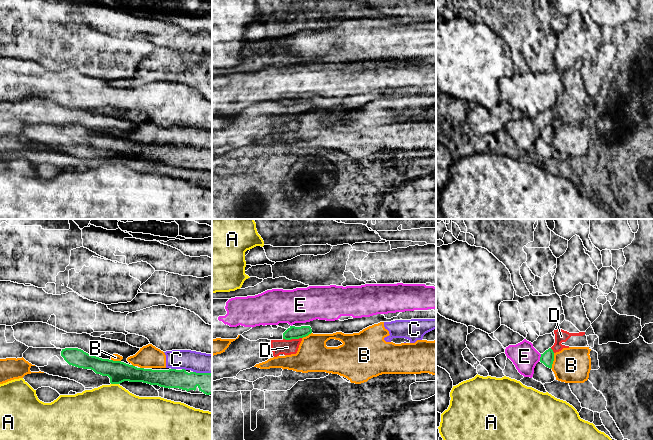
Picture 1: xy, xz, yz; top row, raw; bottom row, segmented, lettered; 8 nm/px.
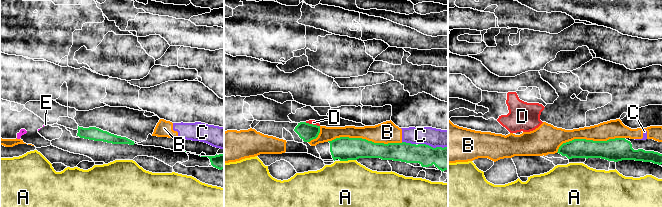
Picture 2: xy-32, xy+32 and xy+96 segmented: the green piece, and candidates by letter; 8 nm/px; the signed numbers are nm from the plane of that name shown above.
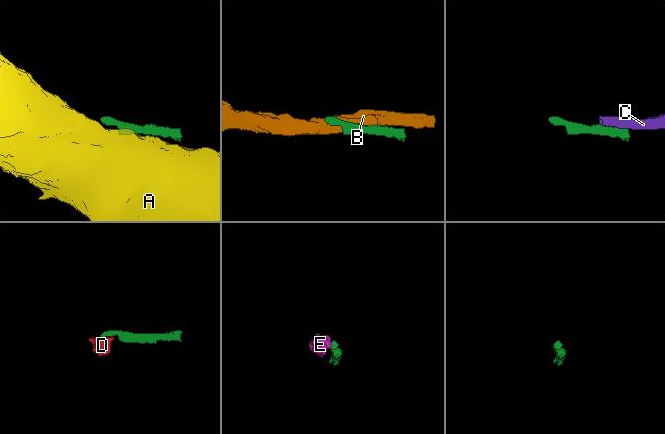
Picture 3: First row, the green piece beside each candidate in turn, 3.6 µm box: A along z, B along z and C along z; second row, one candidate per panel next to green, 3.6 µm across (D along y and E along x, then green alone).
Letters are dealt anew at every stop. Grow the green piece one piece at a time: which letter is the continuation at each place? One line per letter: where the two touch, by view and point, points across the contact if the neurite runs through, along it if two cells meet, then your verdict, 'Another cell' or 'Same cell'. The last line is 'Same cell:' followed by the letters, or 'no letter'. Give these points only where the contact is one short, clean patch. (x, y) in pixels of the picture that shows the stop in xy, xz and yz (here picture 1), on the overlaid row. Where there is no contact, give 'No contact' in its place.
A: Touches green at xy (115, 383). Boundary: xy (111, 383), (118, 384). Another cell
B: Touches green at yz (552, 361). Another cell
C: Touches green at xy (173, 369). Boundary: xy (171, 368), (175, 369). Another cell
D: Touches green at xz (292, 338). Boundary: xz (301, 337), (283, 339). Another cell
E: Touches green at yz (540, 357). Another cell
Same cell: no letter

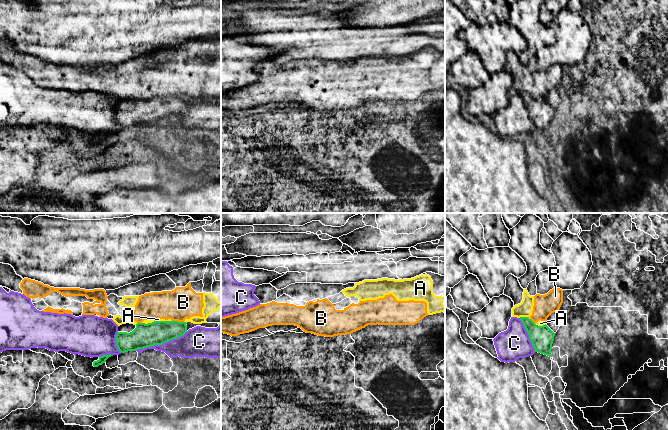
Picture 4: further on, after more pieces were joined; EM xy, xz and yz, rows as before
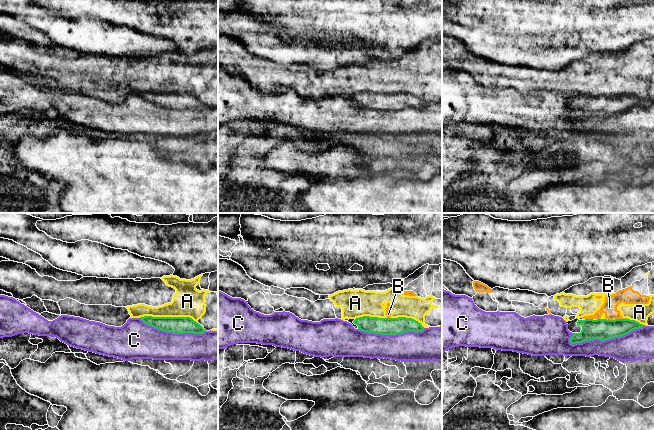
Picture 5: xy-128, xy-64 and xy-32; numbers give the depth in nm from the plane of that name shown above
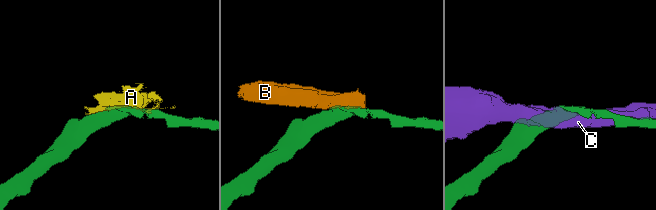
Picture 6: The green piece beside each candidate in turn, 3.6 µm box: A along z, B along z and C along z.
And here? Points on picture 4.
A: Touches green at yz (524, 317). Another cell
B: Touches green at xy (178, 322). Boundary: xy (172, 319), (183, 322). Another cell
C: Touches green at xy (161, 344). Another cell
Same cell: no letter

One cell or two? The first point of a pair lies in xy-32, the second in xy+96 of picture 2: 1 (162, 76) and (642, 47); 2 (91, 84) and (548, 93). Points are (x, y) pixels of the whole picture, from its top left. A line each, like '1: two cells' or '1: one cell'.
1: two cells
2: one cell

